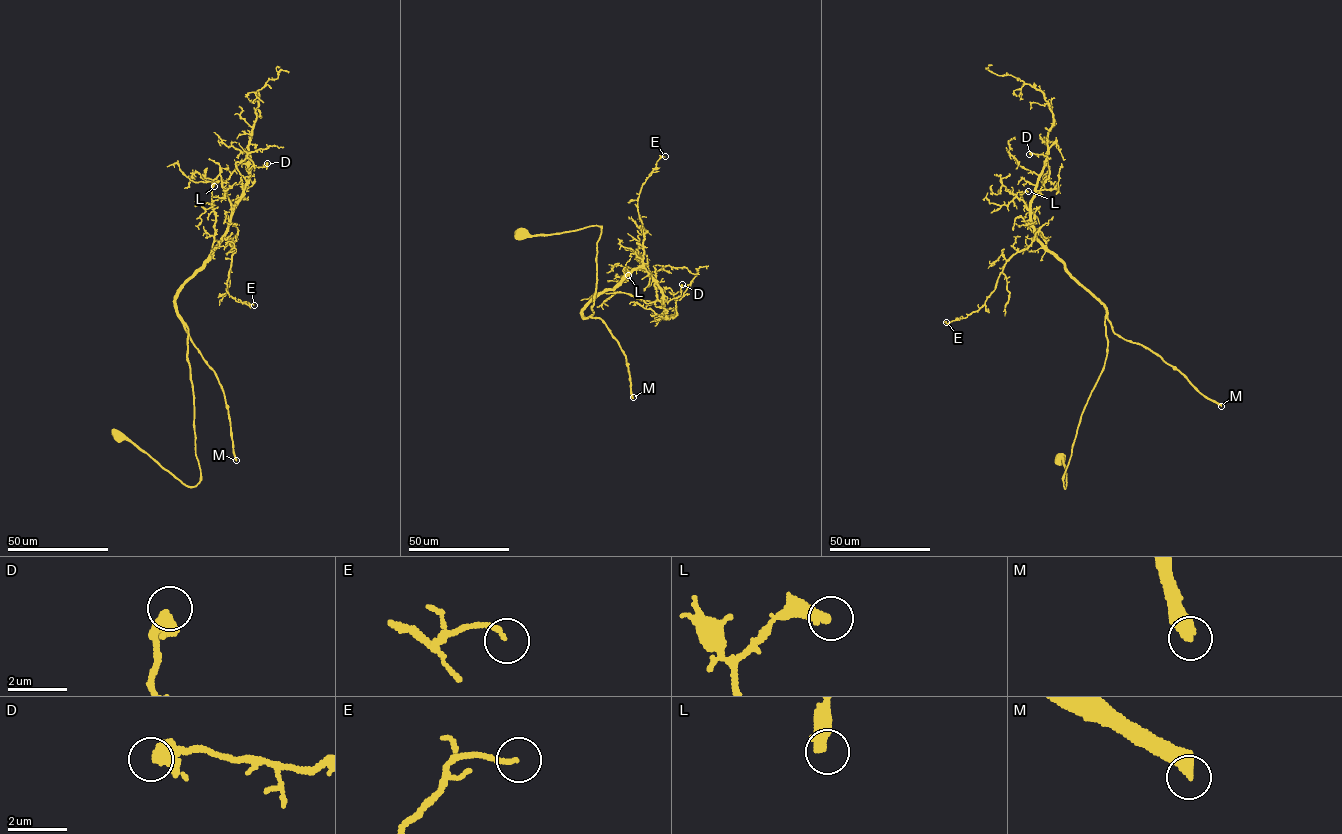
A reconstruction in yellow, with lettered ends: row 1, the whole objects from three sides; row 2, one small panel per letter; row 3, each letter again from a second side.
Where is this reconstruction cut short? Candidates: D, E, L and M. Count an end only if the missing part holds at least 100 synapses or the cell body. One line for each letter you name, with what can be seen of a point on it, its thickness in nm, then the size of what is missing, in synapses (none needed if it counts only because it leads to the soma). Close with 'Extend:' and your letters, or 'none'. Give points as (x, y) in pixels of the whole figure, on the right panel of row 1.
M: at (1221, 406); 420 nm thick; about 600 synapses
Extend: M

